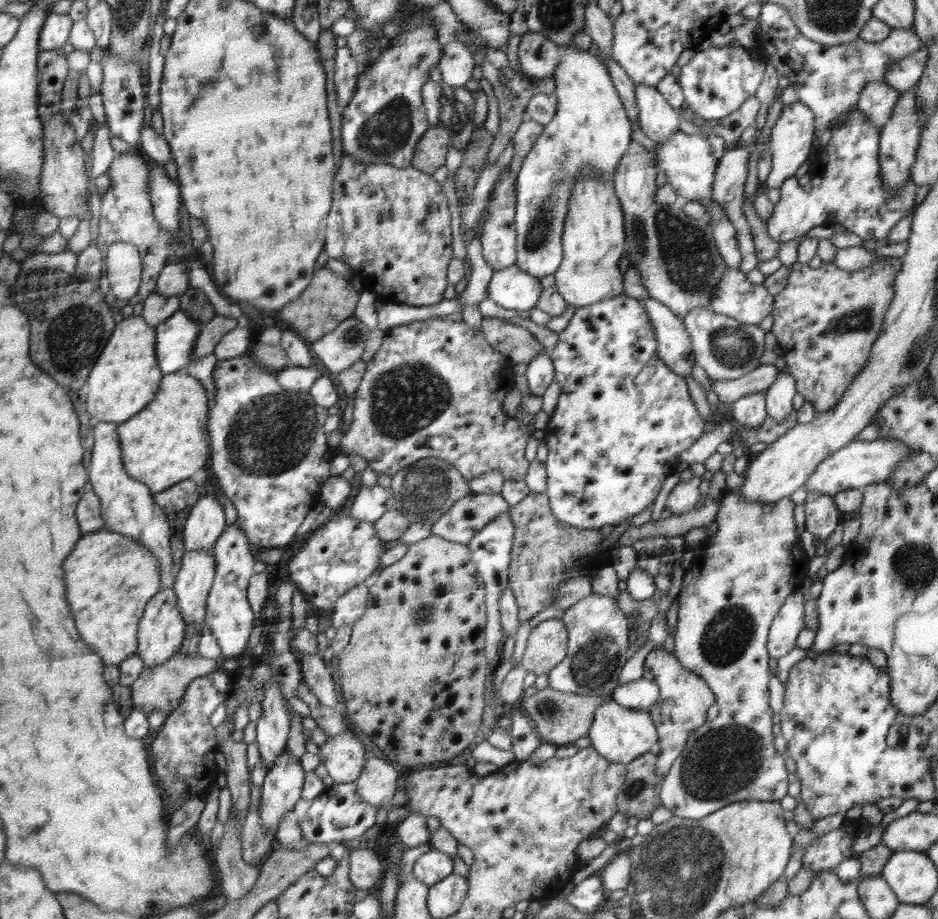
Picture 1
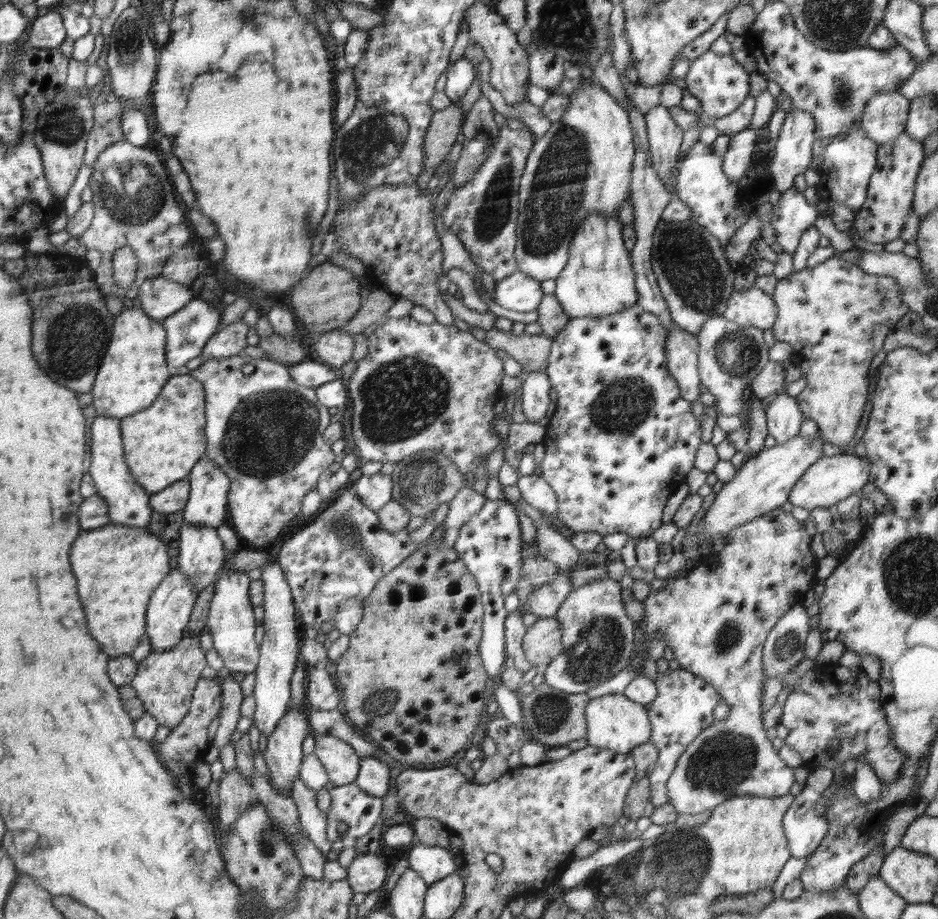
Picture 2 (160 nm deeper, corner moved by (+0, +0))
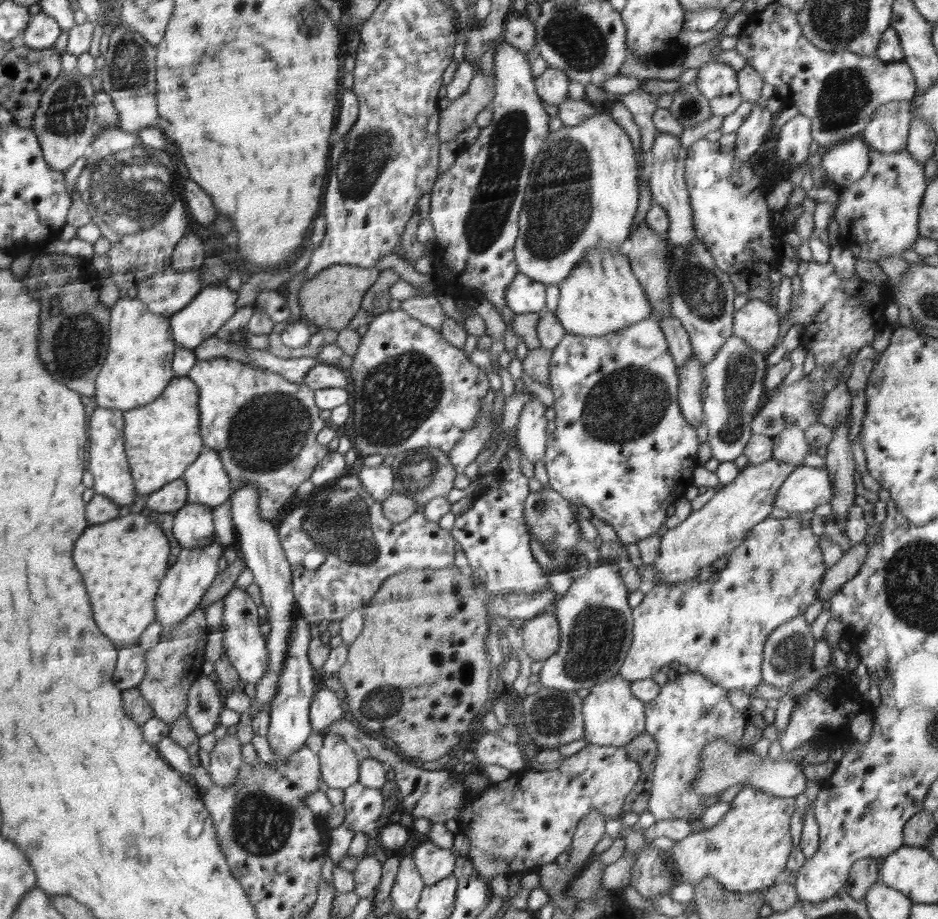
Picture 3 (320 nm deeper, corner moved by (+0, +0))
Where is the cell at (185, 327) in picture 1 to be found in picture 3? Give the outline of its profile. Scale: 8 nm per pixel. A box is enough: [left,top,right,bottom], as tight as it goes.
[170,284,238,351]

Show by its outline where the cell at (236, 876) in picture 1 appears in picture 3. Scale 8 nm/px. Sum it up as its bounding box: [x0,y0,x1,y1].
[207,734,244,787]

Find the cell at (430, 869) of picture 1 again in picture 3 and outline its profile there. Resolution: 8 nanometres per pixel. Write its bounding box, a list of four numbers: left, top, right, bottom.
[413,840,456,886]

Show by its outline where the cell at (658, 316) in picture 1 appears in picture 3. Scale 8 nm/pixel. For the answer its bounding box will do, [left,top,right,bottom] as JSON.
[678,354,703,429]

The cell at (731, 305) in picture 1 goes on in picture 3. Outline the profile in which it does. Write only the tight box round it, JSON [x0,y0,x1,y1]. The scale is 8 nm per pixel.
[732,298,779,355]

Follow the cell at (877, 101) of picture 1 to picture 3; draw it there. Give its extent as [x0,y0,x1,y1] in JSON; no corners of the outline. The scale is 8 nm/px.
[862,100,913,154]

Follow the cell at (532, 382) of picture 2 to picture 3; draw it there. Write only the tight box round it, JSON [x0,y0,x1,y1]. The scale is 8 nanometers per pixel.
[517,394,548,464]

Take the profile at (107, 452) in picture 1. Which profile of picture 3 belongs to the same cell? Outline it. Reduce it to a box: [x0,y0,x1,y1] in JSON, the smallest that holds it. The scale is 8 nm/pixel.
[89,407,136,509]

